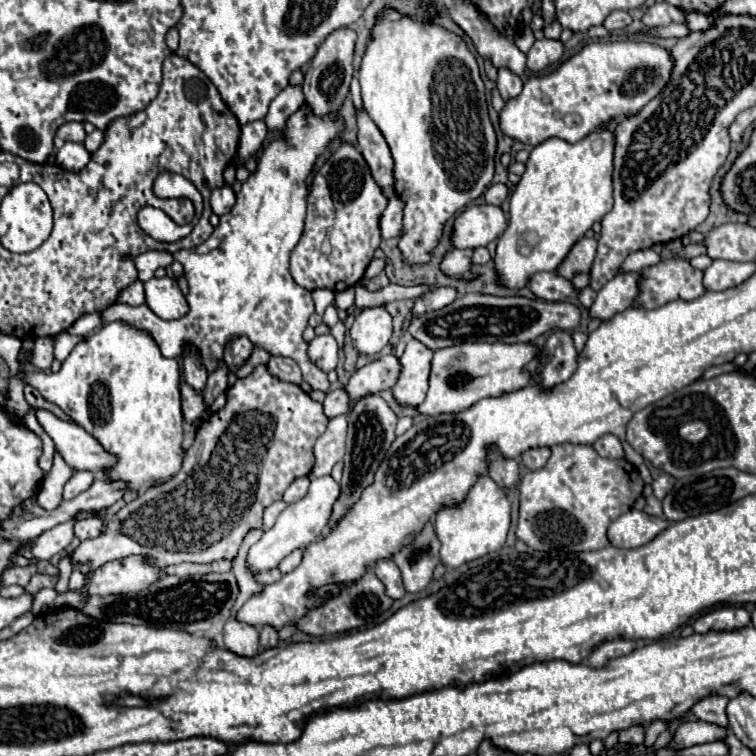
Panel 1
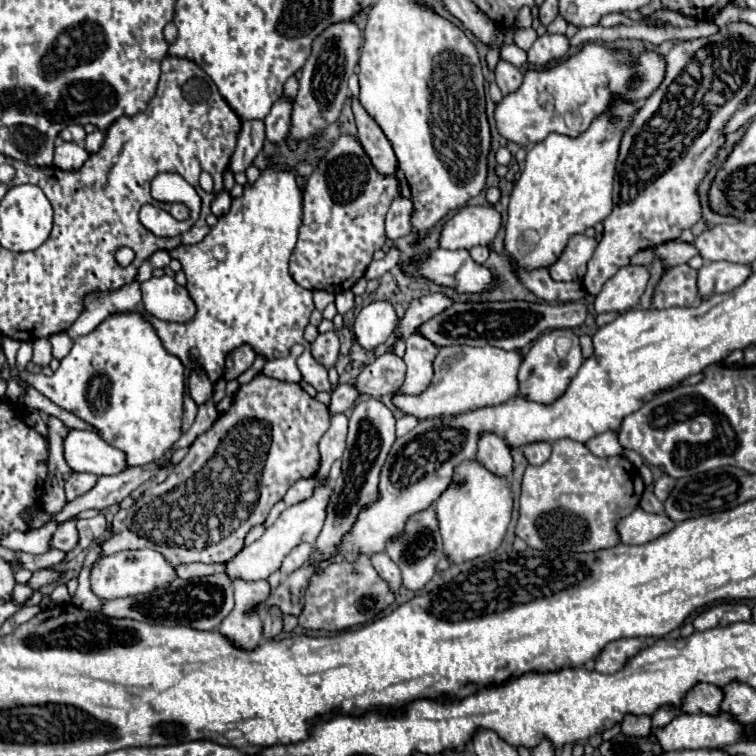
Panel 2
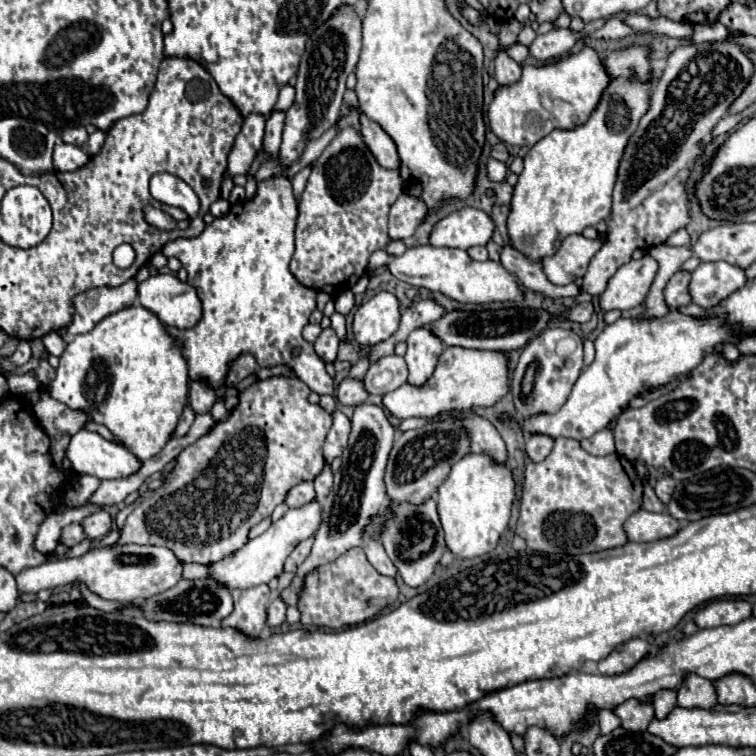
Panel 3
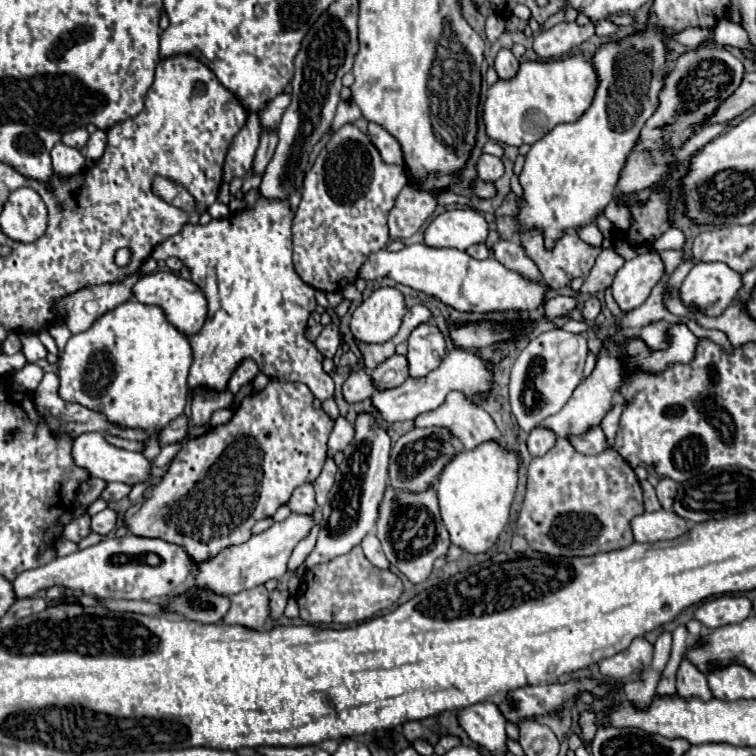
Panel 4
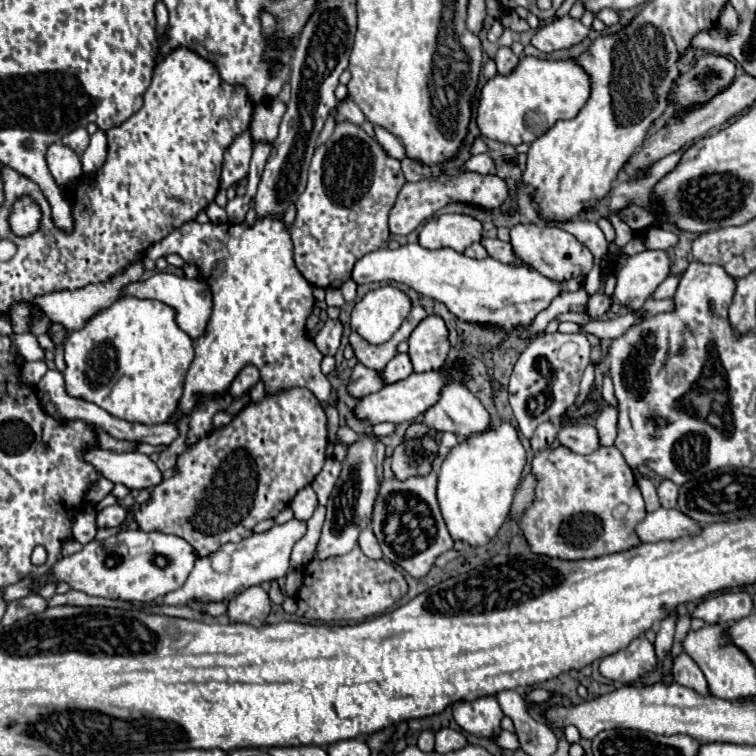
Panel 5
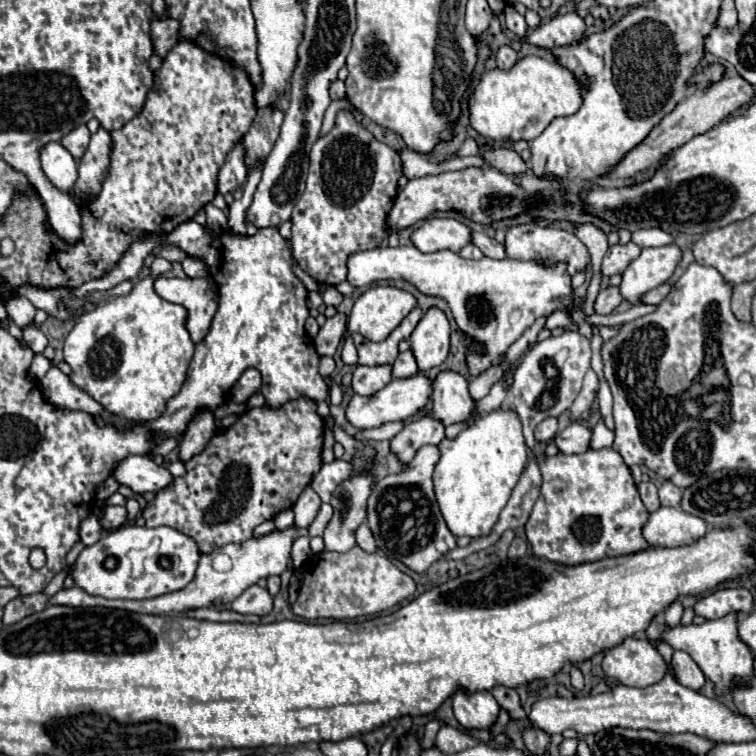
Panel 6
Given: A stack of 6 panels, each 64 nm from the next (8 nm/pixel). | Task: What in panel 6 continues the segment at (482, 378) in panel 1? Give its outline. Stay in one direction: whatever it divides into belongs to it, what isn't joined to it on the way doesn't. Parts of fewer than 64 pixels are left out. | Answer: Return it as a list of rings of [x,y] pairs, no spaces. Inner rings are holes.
[[[412,376],[412,378],[396,378],[388,386],[384,386],[380,392],[372,396],[360,396],[352,394],[348,408],[346,408],[346,420],[354,428],[376,428],[388,422],[398,422],[398,420],[408,420],[416,414],[420,414],[426,408],[428,396],[432,394],[432,380],[426,376]]]

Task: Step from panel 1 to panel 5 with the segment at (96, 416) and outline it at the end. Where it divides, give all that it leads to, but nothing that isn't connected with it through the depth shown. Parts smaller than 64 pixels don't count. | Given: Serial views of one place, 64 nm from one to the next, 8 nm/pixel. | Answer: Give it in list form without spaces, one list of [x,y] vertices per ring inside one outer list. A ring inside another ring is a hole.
[[[120,296],[108,308],[94,314],[80,330],[74,330],[68,336],[64,344],[64,358],[64,380],[70,396],[94,402],[112,416],[118,416],[128,422],[162,424],[168,422],[182,396],[184,376],[194,358],[194,346],[192,338],[178,328],[174,308],[160,300]]]

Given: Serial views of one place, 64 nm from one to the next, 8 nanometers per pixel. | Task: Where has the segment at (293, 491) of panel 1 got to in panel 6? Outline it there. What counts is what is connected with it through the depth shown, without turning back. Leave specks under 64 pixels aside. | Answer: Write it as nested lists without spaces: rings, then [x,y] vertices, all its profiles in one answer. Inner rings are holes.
[[[308,486],[308,488],[300,494],[300,498],[296,500],[296,504],[292,506],[292,510],[294,510],[294,514],[296,514],[294,526],[296,526],[296,528],[308,528],[308,526],[312,524],[312,520],[316,518],[318,510],[320,510],[320,504],[322,504],[320,496]]]

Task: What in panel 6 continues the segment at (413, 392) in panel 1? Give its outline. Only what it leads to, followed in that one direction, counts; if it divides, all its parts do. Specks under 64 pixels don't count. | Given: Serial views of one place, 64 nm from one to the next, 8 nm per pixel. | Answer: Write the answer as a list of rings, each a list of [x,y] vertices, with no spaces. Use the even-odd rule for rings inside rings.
[[[436,306],[428,308],[414,328],[410,342],[420,370],[440,366],[448,356],[450,342],[450,324],[446,314]]]

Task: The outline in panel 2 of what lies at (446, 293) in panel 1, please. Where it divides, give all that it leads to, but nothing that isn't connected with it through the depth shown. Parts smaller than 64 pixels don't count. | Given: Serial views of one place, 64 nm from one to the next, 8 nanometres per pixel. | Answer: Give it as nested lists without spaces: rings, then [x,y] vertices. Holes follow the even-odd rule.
[[[428,294],[418,300],[412,300],[406,308],[406,314],[402,316],[398,324],[398,338],[408,338],[416,328],[420,328],[430,318],[444,312],[452,302],[444,294]]]

